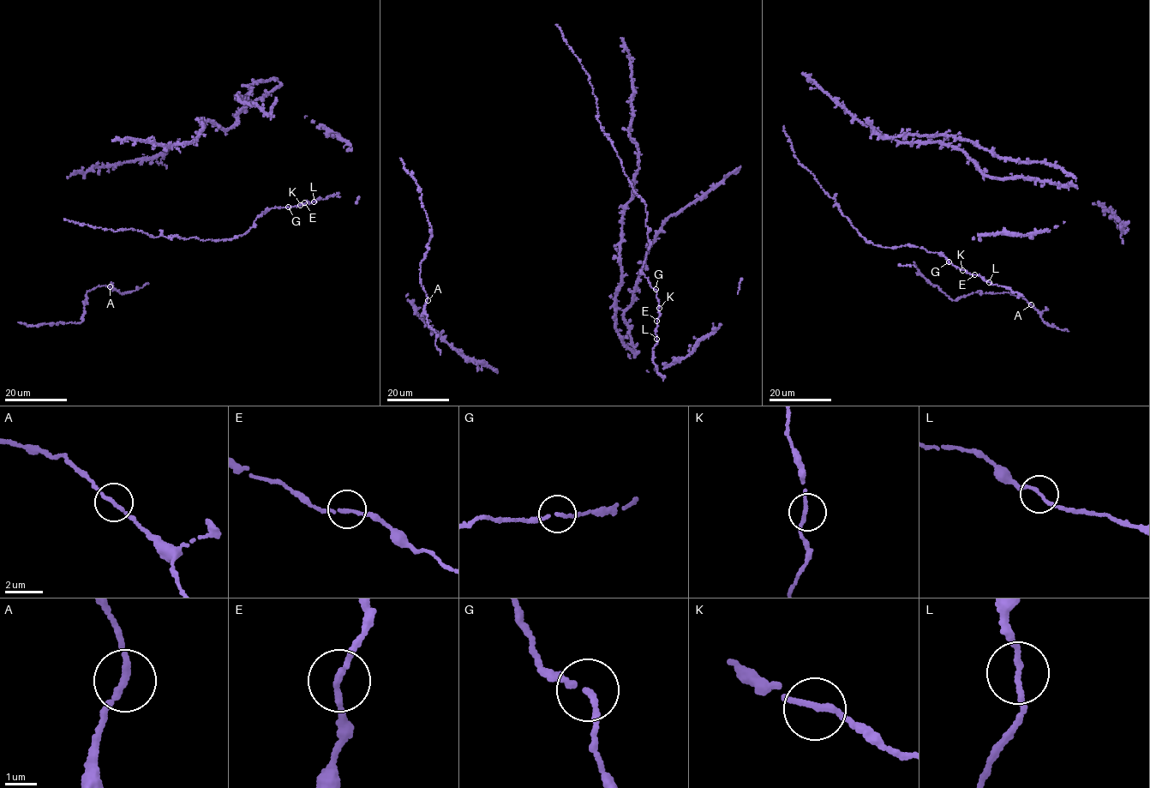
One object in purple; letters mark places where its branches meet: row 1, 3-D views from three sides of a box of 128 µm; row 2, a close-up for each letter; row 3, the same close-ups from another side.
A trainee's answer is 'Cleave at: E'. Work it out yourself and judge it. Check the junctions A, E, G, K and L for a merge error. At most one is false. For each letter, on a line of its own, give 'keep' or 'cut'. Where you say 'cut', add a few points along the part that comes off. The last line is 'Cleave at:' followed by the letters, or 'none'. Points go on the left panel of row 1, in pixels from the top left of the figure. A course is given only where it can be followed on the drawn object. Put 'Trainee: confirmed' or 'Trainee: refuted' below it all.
A: keep
E: keep
G: keep
K: keep
L: keep
Cleave at: none
Trainee: refuted

